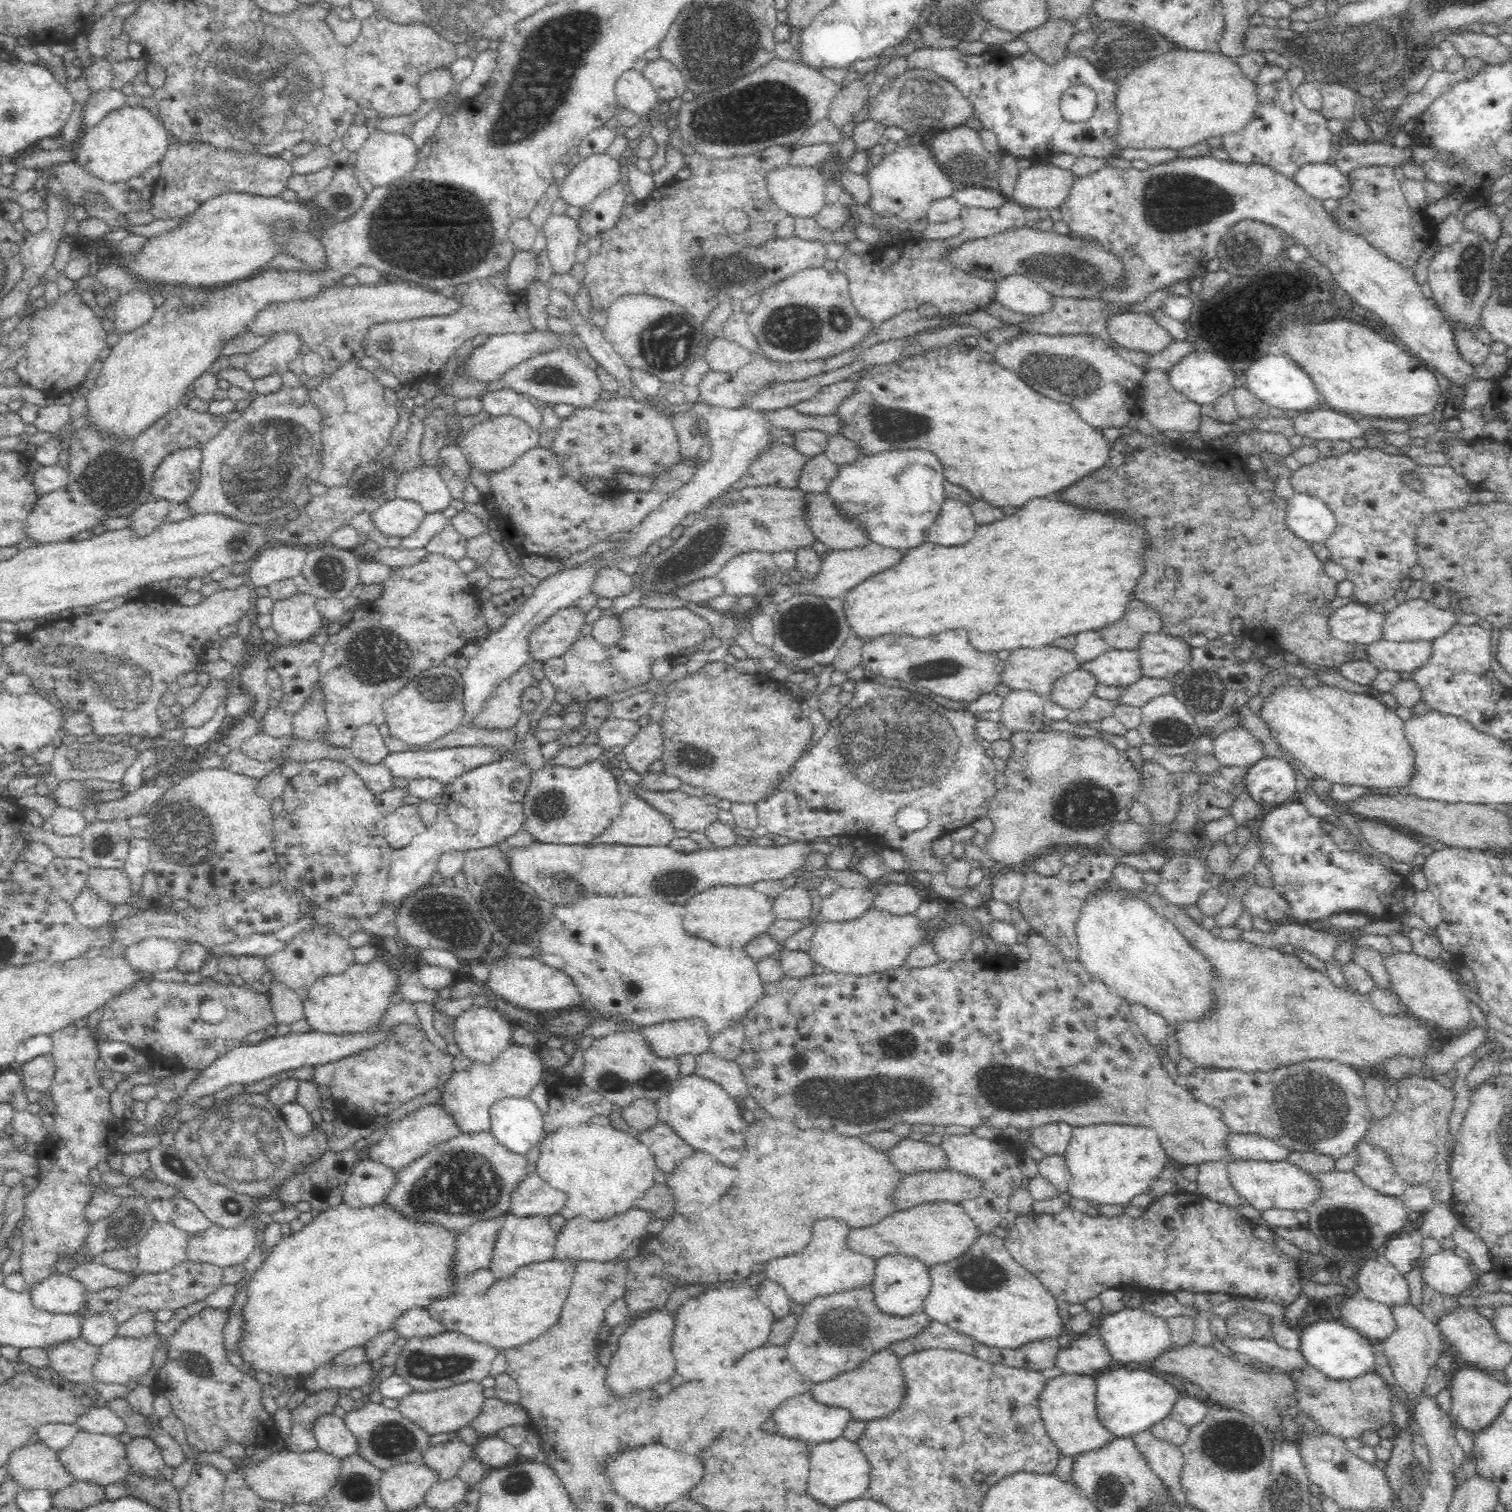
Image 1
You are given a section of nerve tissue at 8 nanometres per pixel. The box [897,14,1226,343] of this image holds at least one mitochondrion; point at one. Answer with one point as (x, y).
(1137, 39)

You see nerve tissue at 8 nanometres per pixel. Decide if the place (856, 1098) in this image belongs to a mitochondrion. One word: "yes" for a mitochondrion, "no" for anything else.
yes

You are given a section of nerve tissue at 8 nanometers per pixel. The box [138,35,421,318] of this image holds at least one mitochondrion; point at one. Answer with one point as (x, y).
(258, 86)

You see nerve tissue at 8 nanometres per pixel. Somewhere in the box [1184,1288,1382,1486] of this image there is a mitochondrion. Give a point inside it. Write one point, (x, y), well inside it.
(1230, 1444)

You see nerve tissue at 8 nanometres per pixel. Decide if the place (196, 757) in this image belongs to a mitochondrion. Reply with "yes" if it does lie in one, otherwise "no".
no

